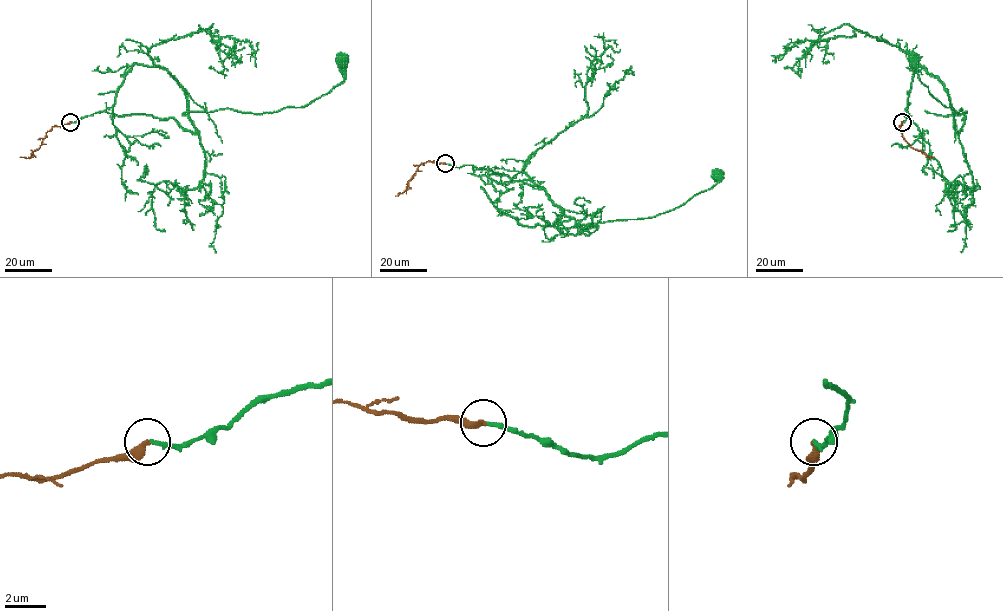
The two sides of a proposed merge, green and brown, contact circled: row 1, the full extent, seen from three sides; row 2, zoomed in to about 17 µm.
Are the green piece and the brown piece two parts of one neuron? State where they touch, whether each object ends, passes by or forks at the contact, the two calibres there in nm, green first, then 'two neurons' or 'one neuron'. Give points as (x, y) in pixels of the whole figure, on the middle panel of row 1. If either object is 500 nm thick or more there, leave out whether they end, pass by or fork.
place (445, 163); green ends; brown ends; calibres 200 and 360 nm; one neuron

